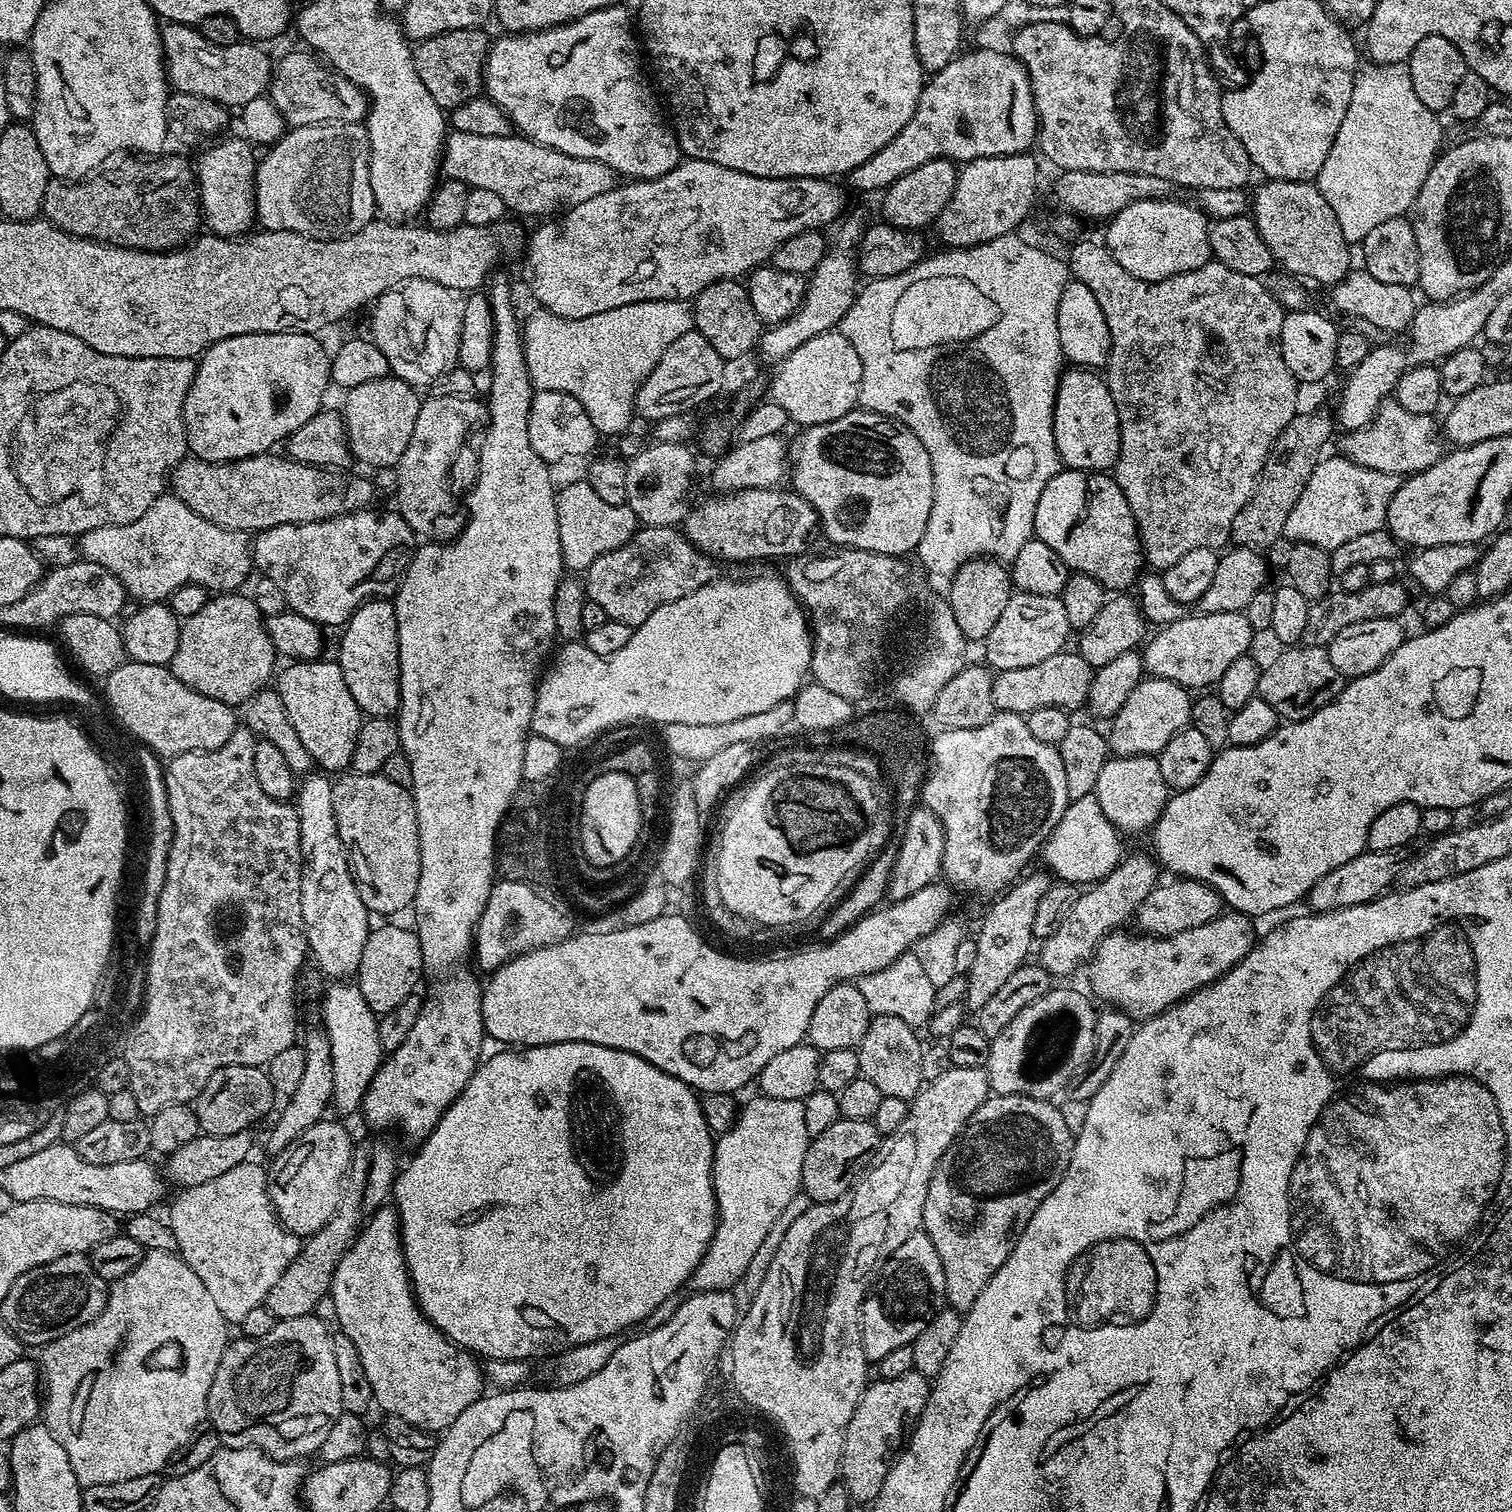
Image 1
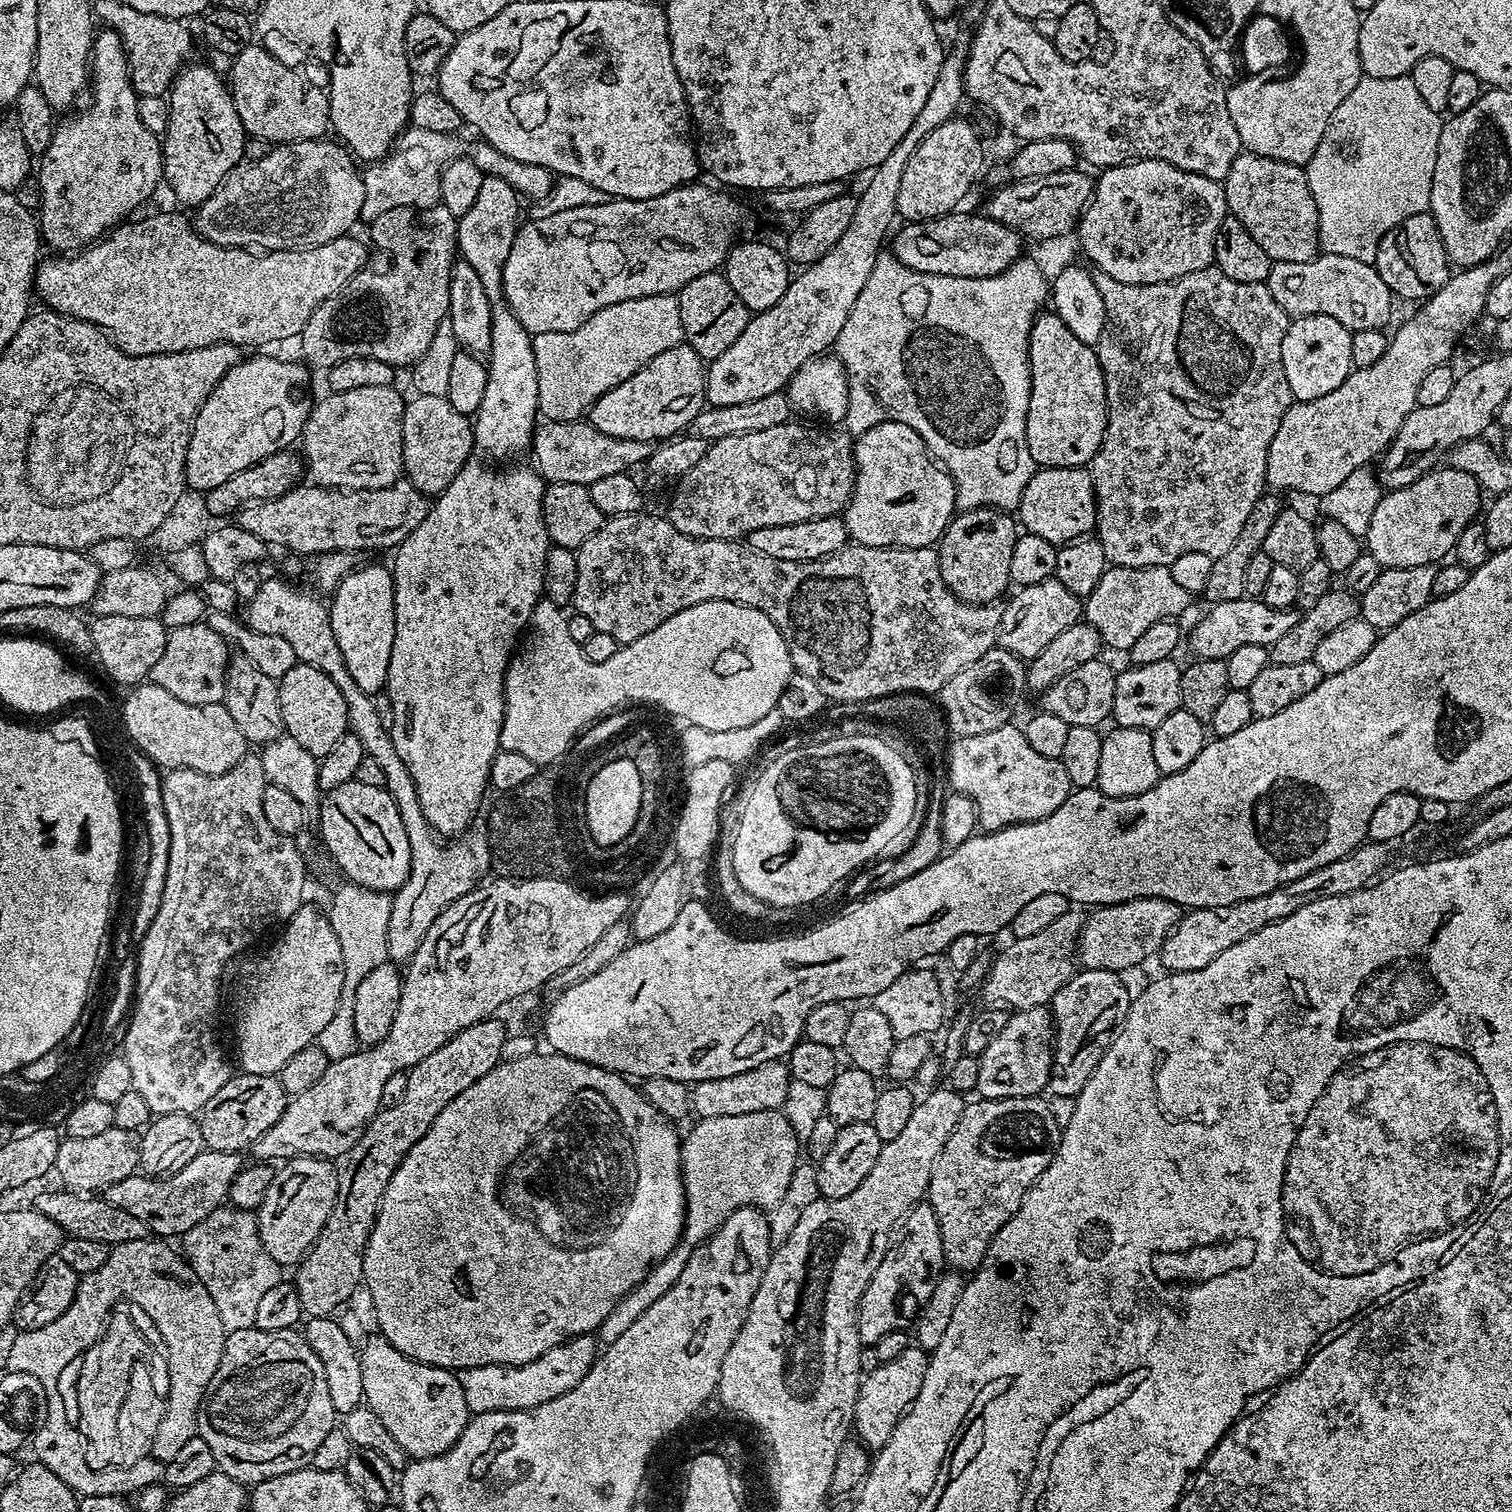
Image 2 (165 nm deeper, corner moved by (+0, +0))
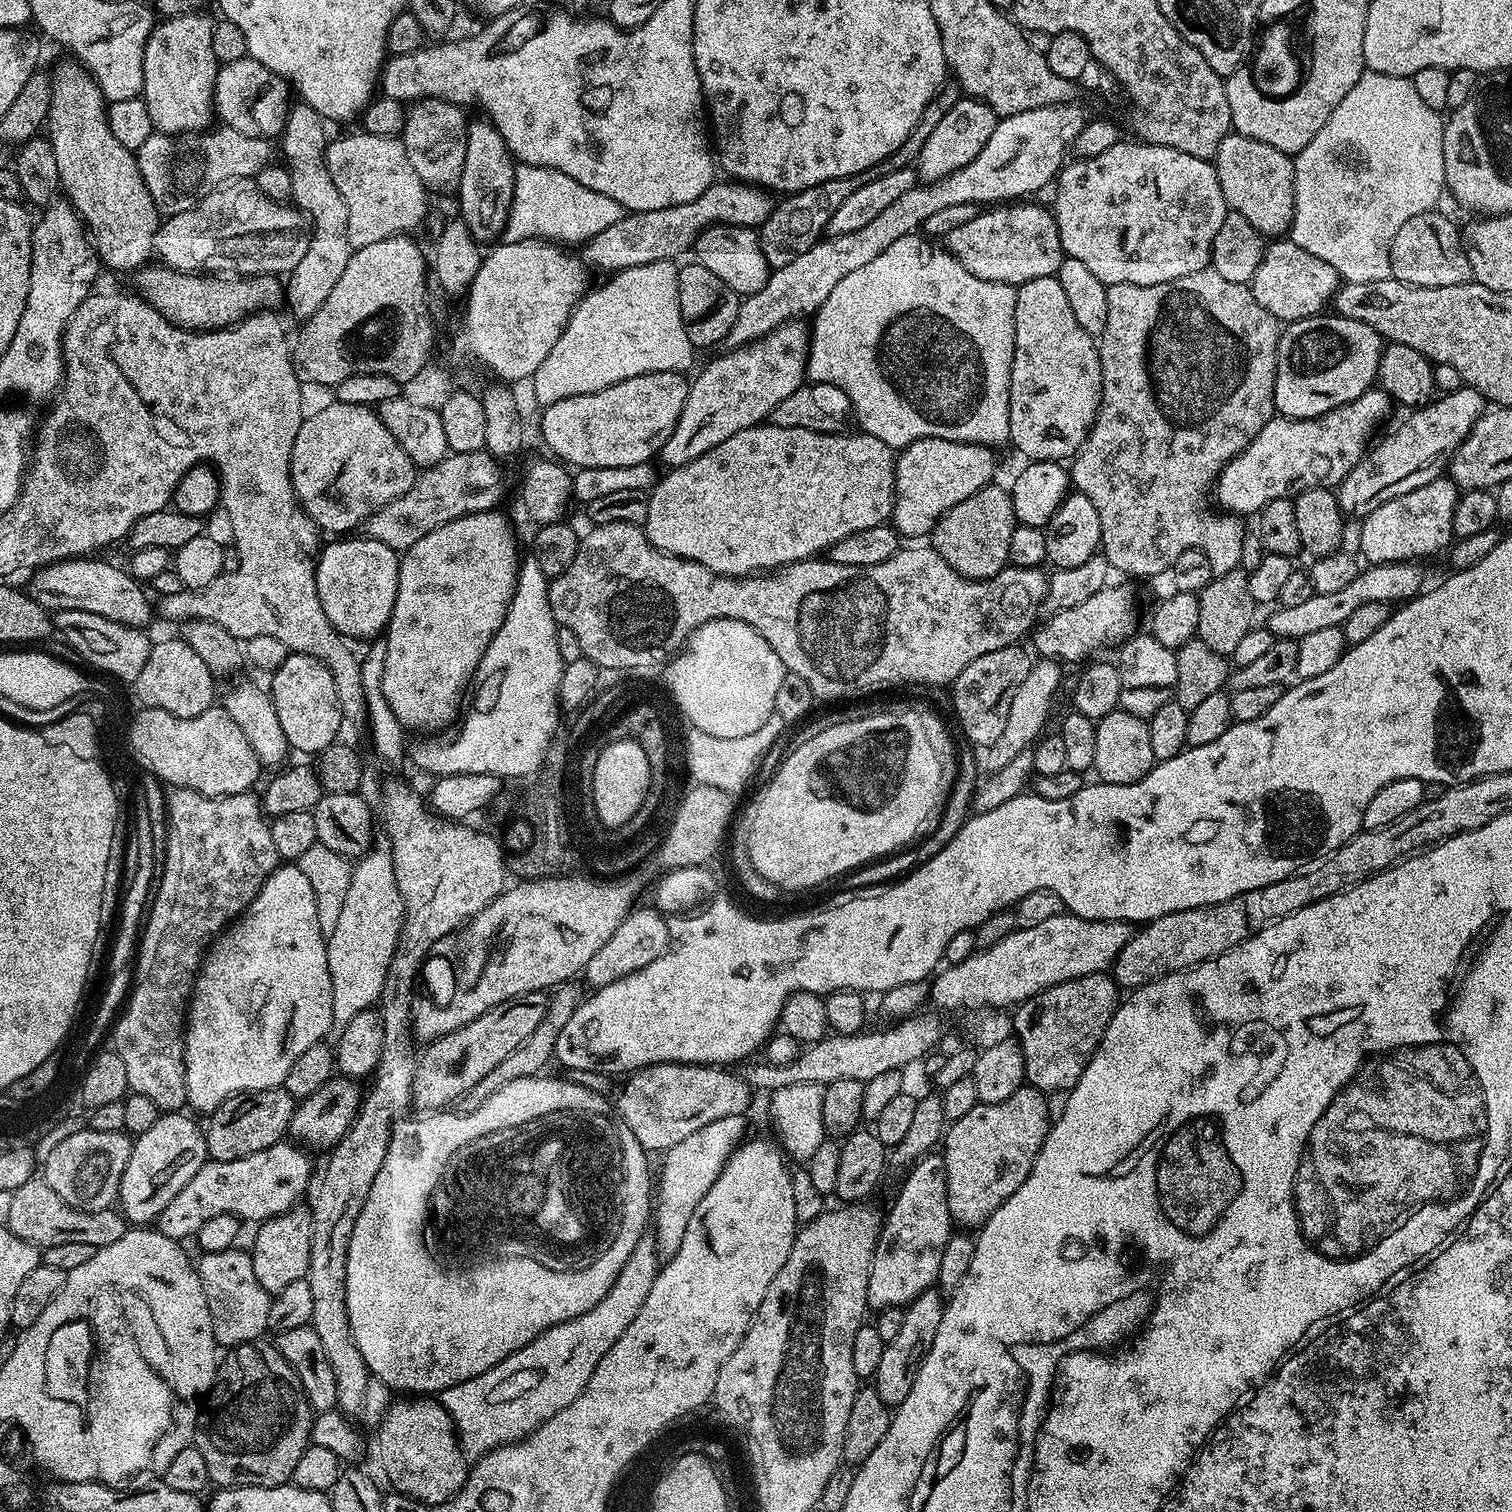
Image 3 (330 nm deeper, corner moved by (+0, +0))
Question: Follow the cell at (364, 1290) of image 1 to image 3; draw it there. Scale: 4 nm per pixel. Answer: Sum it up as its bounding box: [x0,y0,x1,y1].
[378,1398,470,1504]

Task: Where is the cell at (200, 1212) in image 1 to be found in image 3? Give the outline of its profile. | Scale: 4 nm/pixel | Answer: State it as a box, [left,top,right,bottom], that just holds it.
[198,1246,272,1350]

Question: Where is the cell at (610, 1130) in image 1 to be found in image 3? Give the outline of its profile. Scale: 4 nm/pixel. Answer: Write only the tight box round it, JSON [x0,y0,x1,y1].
[346,1074,654,1394]

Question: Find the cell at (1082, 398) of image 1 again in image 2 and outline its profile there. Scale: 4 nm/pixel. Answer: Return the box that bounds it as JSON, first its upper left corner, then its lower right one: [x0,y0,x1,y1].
[1026,310,1108,468]

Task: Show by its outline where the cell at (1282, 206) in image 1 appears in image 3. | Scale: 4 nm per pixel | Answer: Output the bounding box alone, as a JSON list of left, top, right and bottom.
[1214,133,1294,238]

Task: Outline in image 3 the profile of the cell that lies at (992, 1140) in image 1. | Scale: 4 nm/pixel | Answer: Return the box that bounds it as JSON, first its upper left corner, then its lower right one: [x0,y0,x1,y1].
[942,1086,1049,1226]

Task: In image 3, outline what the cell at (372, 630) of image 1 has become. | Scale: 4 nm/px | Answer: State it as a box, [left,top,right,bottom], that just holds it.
[316,538,400,638]

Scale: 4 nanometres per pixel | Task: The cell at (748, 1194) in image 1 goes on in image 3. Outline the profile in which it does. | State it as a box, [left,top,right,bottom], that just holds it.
[654,1116,745,1261]

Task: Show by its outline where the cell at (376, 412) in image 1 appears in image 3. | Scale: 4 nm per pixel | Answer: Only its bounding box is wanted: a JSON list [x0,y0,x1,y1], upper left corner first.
[292,403,418,534]

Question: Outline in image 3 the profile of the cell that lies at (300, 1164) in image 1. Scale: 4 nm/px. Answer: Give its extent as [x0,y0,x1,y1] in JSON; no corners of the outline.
[250,1206,312,1294]

